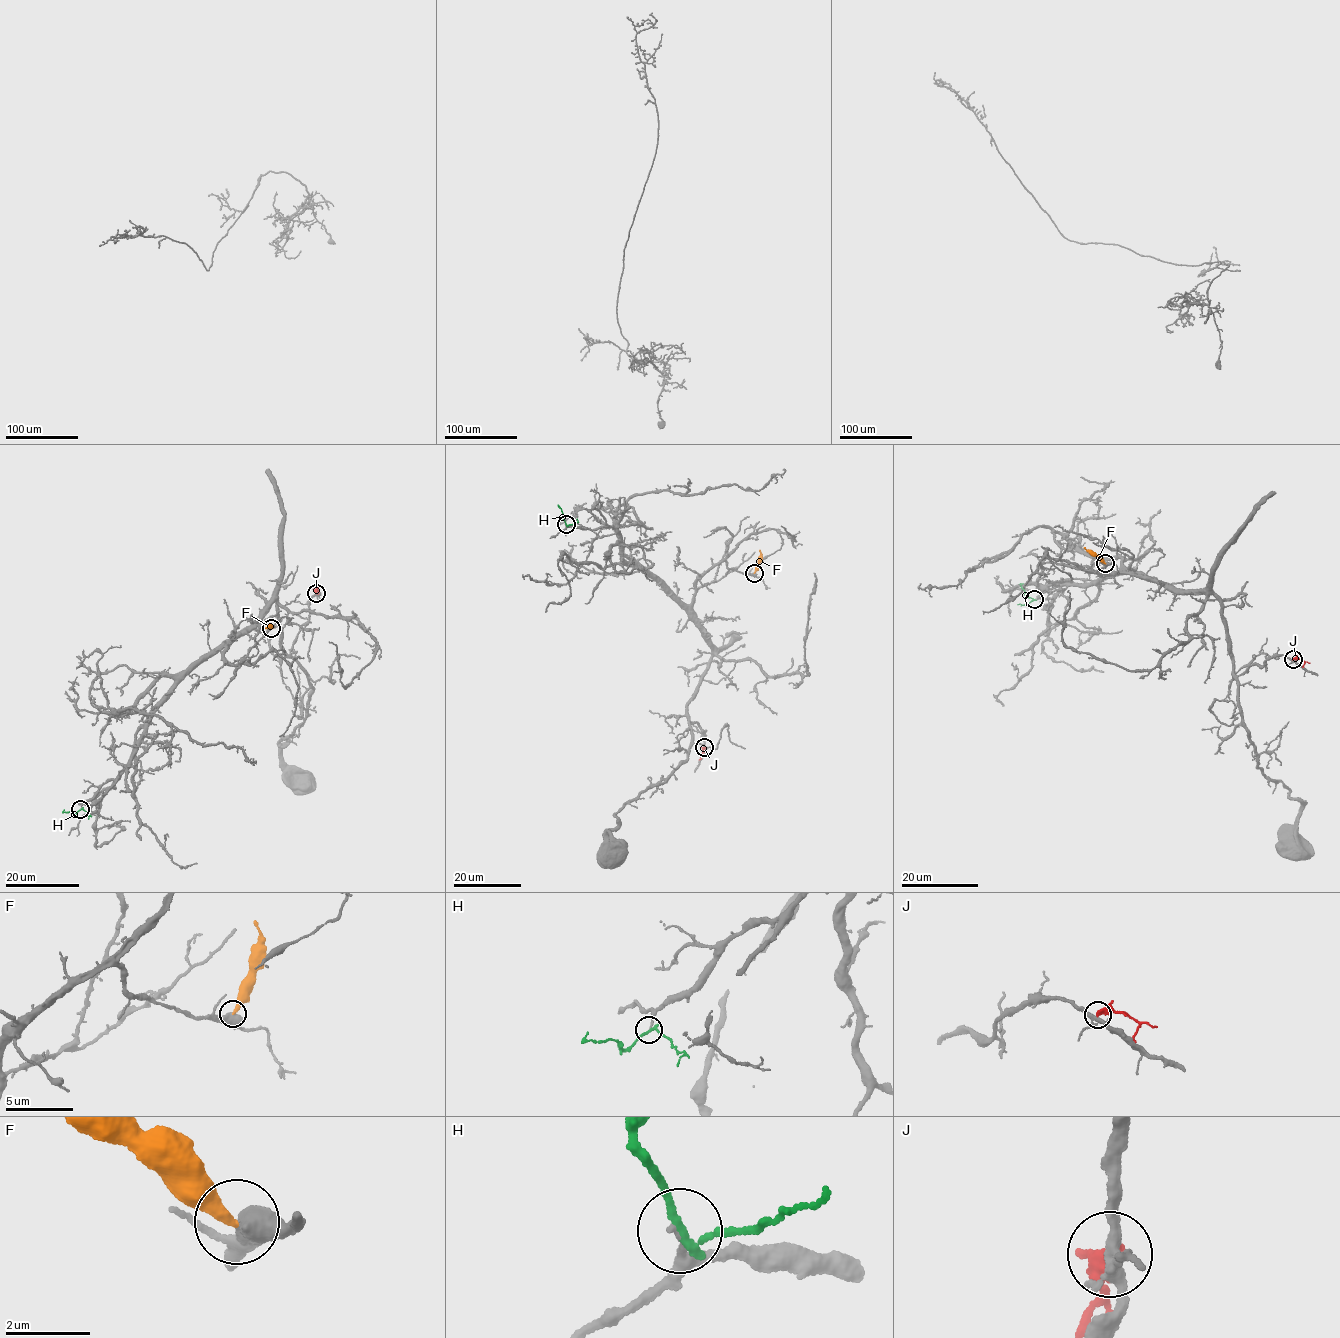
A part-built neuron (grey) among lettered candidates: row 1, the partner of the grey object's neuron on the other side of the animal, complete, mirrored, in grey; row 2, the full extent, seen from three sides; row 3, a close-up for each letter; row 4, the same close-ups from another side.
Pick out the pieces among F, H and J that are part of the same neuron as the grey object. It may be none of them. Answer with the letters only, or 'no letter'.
no letter

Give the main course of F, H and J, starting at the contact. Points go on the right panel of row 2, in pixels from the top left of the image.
F: (1105, 564), (1083, 547)
H: (1034, 599), (1026, 596), (1019, 583)
J: (1293, 660), (1309, 662)

